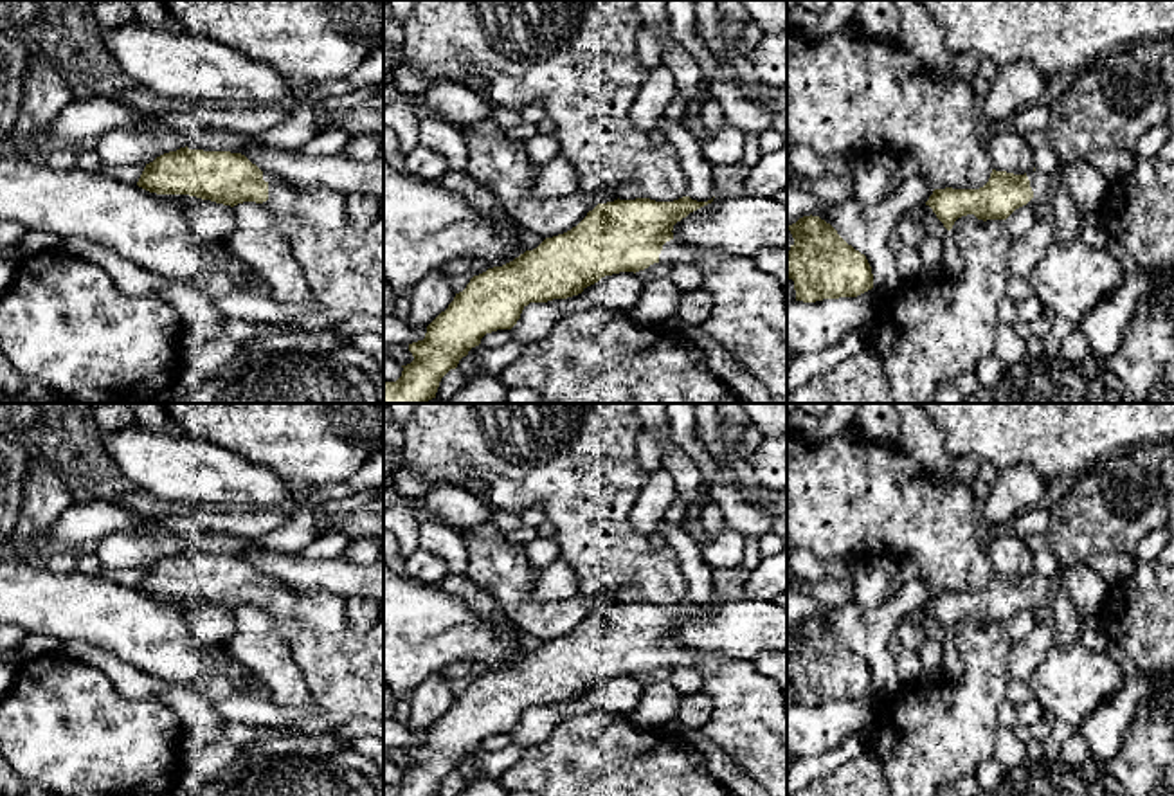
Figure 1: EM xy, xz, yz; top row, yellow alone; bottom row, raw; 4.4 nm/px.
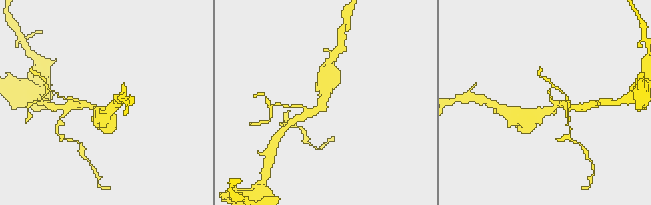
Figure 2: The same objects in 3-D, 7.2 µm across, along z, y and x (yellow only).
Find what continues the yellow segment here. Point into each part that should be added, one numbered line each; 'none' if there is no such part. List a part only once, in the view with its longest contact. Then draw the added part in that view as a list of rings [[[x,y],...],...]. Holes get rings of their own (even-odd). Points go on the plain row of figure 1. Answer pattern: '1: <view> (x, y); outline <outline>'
1: xy (321, 611); outline [[[263,574],[268,603],[263,605],[281,625],[304,627],[319,632],[337,632],[346,627],[348,600],[310,589],[288,589]]]

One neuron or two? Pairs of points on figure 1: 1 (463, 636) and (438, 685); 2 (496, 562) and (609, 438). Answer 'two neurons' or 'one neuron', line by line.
1: two neurons
2: two neurons

